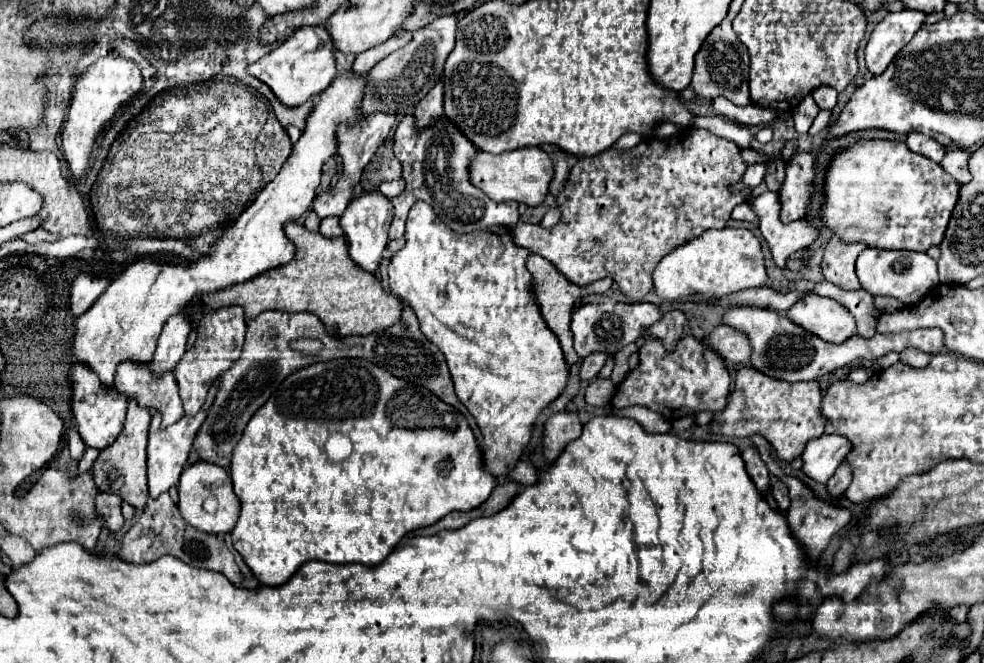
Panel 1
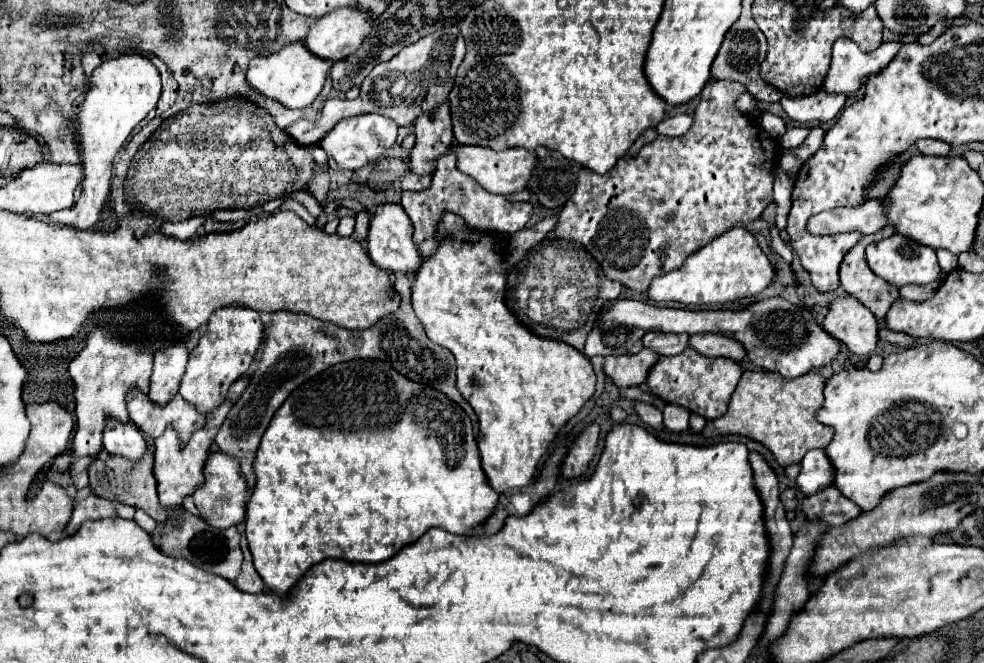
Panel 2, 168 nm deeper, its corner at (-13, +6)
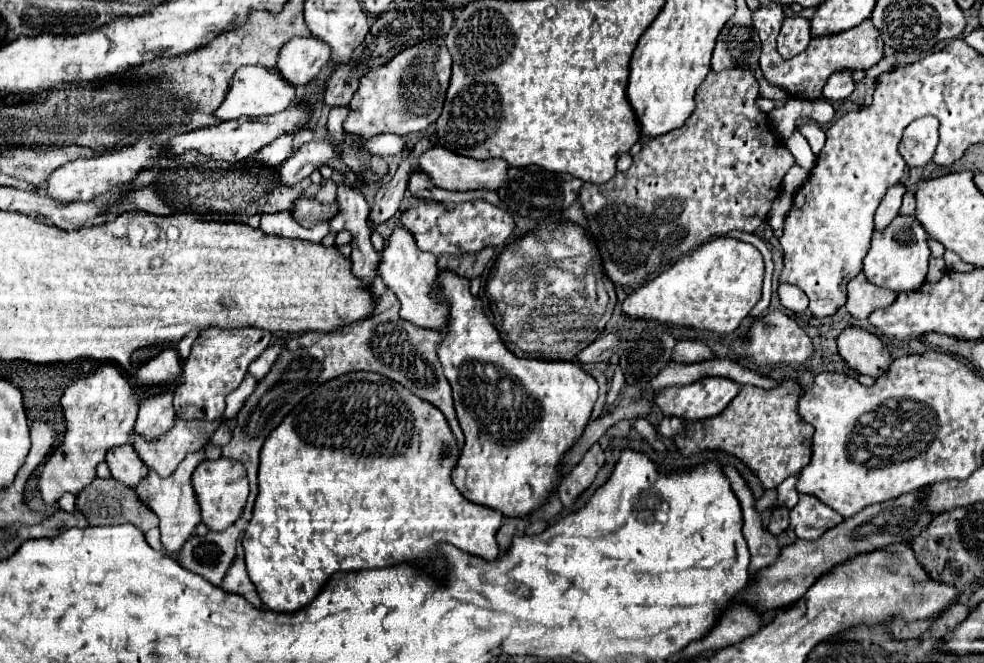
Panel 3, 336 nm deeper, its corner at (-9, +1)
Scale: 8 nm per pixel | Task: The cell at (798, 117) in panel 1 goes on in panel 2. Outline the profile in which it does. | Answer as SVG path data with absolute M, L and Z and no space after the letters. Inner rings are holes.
M836 40L834 60L824 80L824 90L846 95L856 92L862 84L862 78L886 68L900 46L902 42L884 42L874 52L862 52L852 40Z

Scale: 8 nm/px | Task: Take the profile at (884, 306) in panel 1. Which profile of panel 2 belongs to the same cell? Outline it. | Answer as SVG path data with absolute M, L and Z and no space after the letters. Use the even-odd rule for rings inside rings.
M942 272L942 278L934 284L926 284L926 286L904 286L904 288L900 288L900 296L902 298L906 298L906 300L928 300L928 298L932 298L934 294L936 294L936 288L940 286L940 282L946 278L946 272Z

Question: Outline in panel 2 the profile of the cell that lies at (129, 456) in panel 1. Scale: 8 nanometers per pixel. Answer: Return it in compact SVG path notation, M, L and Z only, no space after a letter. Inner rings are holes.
M148 442L146 456L140 460L140 464L130 464L130 460L122 460L120 456L110 456L110 460L106 460L106 462L94 460L90 464L90 468L88 468L92 492L96 496L100 496L100 498L116 500L120 504L128 504L128 506L140 508L148 516L152 516L158 524L164 524L168 520L168 512L158 502L158 492L156 492L156 480L154 480L154 474L152 474L152 464L154 464L154 444L150 444L150 442Z

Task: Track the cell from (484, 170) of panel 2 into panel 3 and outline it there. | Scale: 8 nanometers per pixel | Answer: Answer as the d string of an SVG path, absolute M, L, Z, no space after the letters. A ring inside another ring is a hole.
M432 147L420 157L420 171L428 173L438 187L450 191L498 191L508 177L508 165L500 157L488 161L474 161L470 157L450 153L442 147Z

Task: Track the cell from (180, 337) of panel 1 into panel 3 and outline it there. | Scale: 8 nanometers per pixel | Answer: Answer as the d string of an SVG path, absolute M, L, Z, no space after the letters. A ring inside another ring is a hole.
M164 389L154 395L144 395L140 399L140 411L134 431L144 437L160 437L174 423L174 407L172 407L172 391Z

